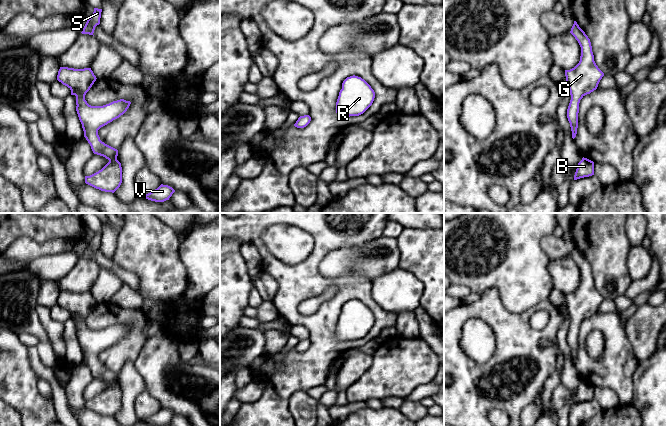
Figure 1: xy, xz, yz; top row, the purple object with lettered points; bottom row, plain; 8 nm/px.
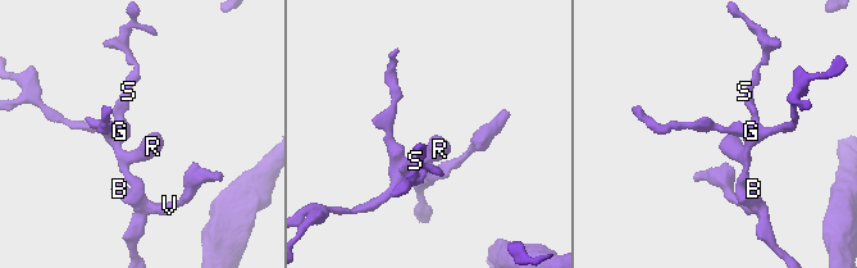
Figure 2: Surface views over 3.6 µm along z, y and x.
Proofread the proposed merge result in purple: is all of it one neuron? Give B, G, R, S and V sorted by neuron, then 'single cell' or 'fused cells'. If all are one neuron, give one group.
B G R S V | single cell

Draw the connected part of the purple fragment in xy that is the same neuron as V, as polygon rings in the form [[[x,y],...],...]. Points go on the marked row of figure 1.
[[[161,184],[157,189],[146,195],[142,195],[142,197],[155,202],[164,202],[169,200],[174,192],[175,190],[172,187]]]

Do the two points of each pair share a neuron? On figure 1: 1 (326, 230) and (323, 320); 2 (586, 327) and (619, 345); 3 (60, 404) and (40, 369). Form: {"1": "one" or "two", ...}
{"1": "one", "2": "one", "3": "one"}

